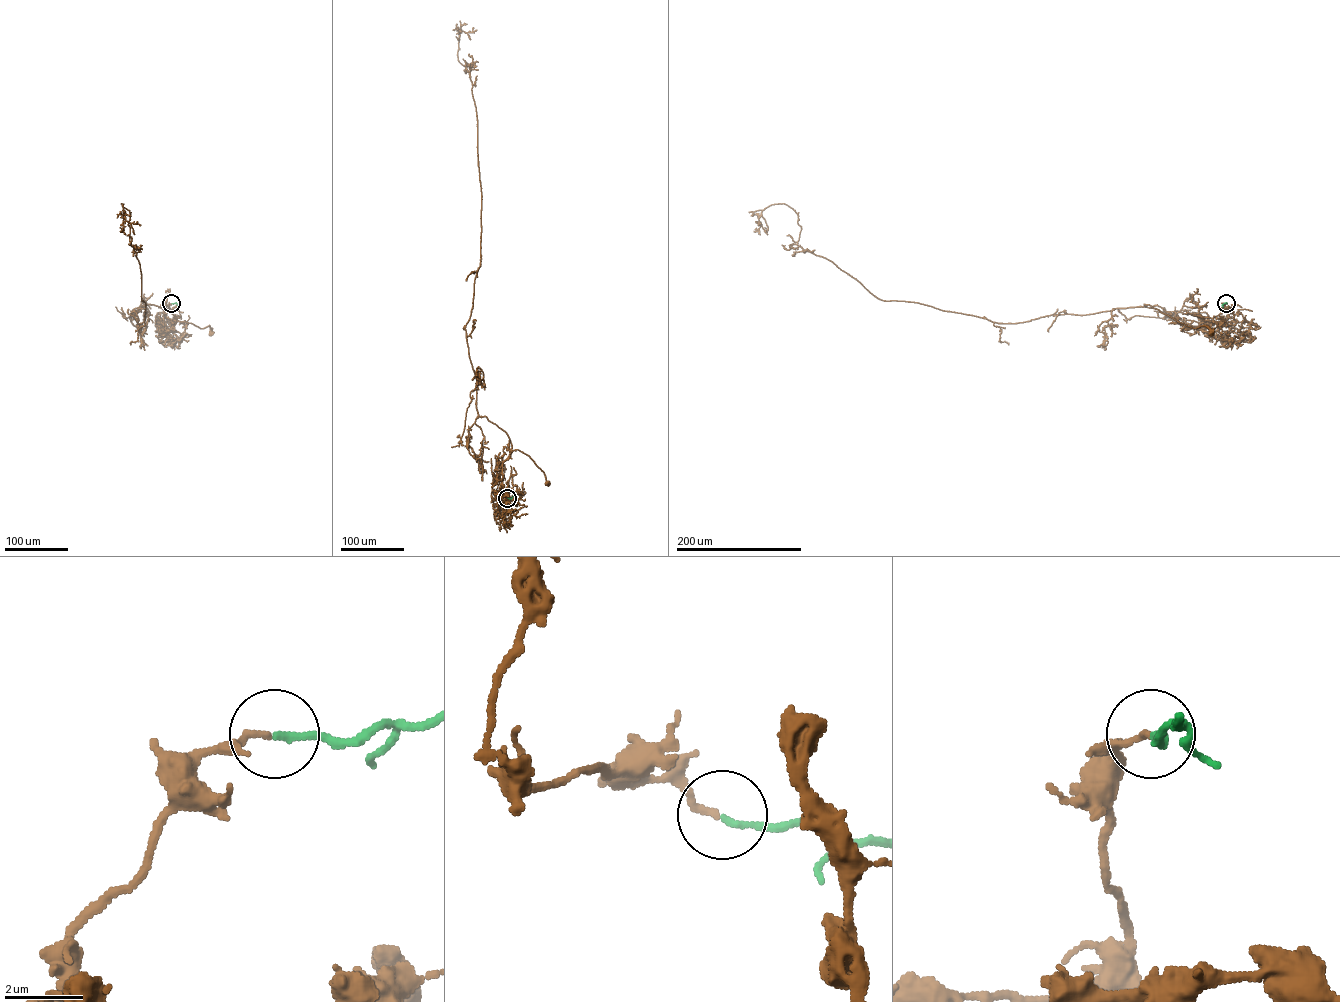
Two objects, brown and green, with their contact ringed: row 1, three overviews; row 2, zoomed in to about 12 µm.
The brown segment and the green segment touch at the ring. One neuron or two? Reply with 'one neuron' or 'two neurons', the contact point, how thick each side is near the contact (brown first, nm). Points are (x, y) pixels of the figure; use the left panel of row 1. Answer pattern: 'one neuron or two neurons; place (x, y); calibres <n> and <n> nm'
one neuron; place (171, 303); calibres 170 and 180 nm

